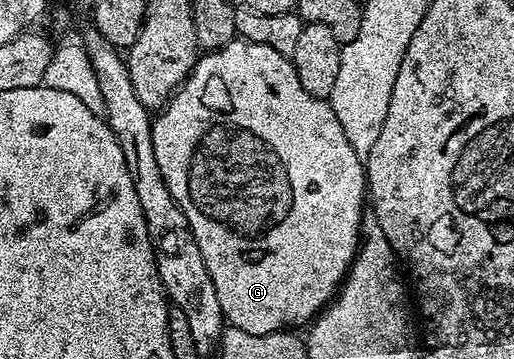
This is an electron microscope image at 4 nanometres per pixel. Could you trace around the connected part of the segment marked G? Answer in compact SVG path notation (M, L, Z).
M241 39L229 41L223 49L203 52L193 71L187 75L186 82L153 118L152 151L156 151L156 167L160 167L164 183L168 183L172 199L180 211L184 211L188 227L196 239L196 247L200 247L200 255L204 255L204 267L208 267L208 275L212 275L212 287L216 287L216 299L220 299L223 318L229 324L240 327L240 331L248 331L248 335L281 333L291 327L298 327L294 325L305 326L313 322L337 294L354 262L364 216L362 201L364 205L368 197L368 186L364 163L356 151L352 151L352 143L348 143L344 136L344 127L340 127L340 119L336 119L329 100L308 95L308 91L300 87L293 60L280 55L280 51L272 51L272 47Z

